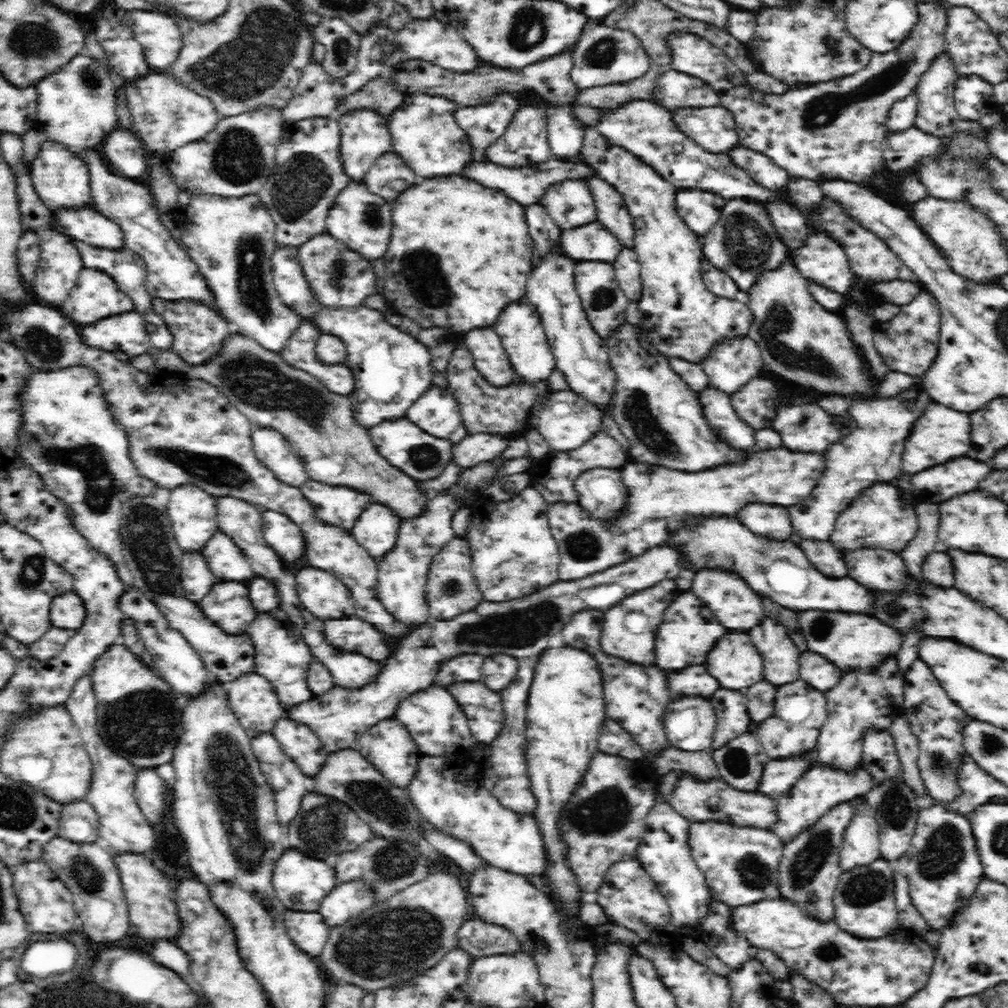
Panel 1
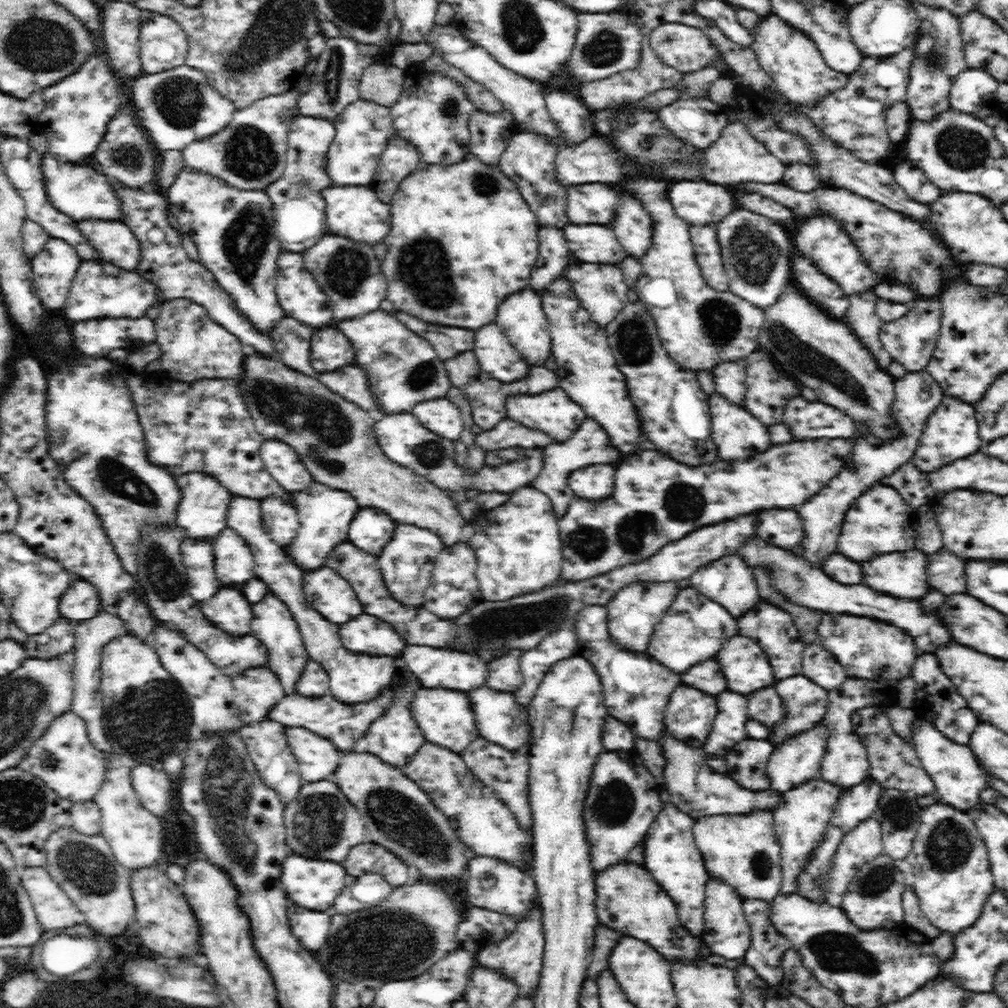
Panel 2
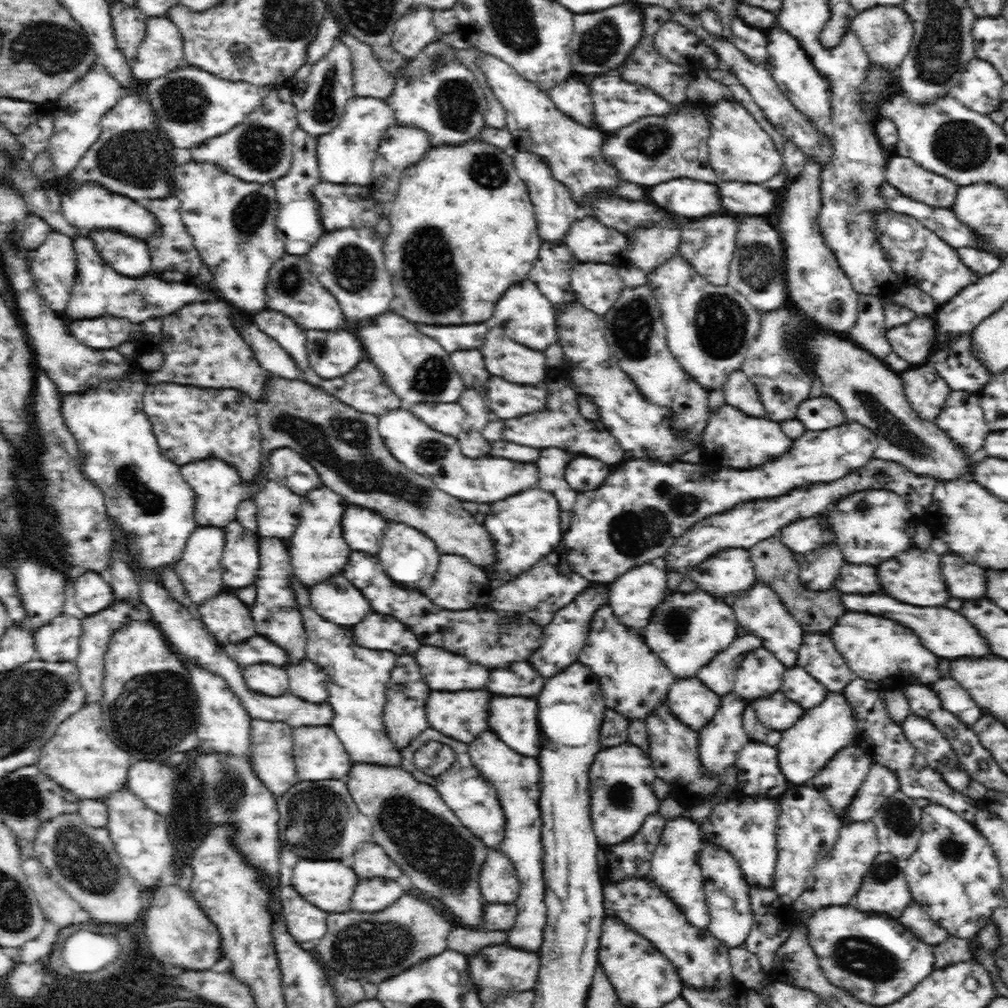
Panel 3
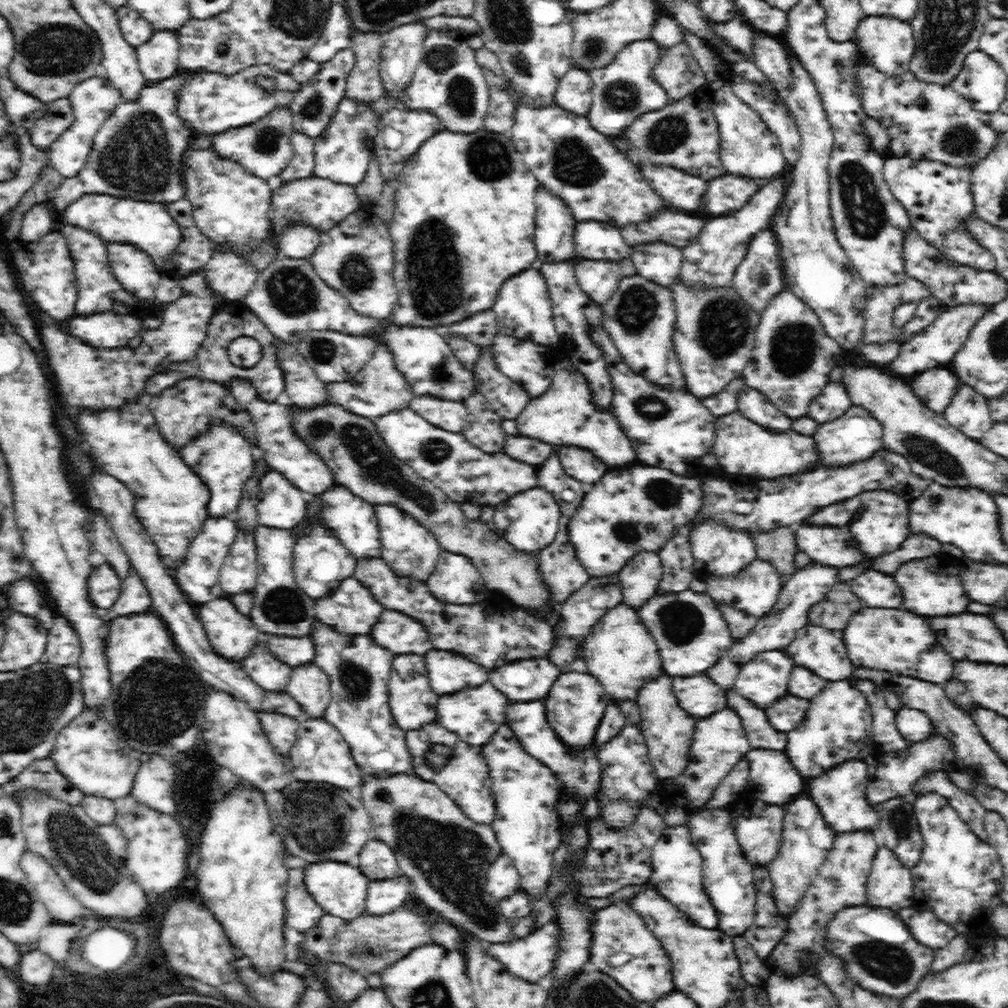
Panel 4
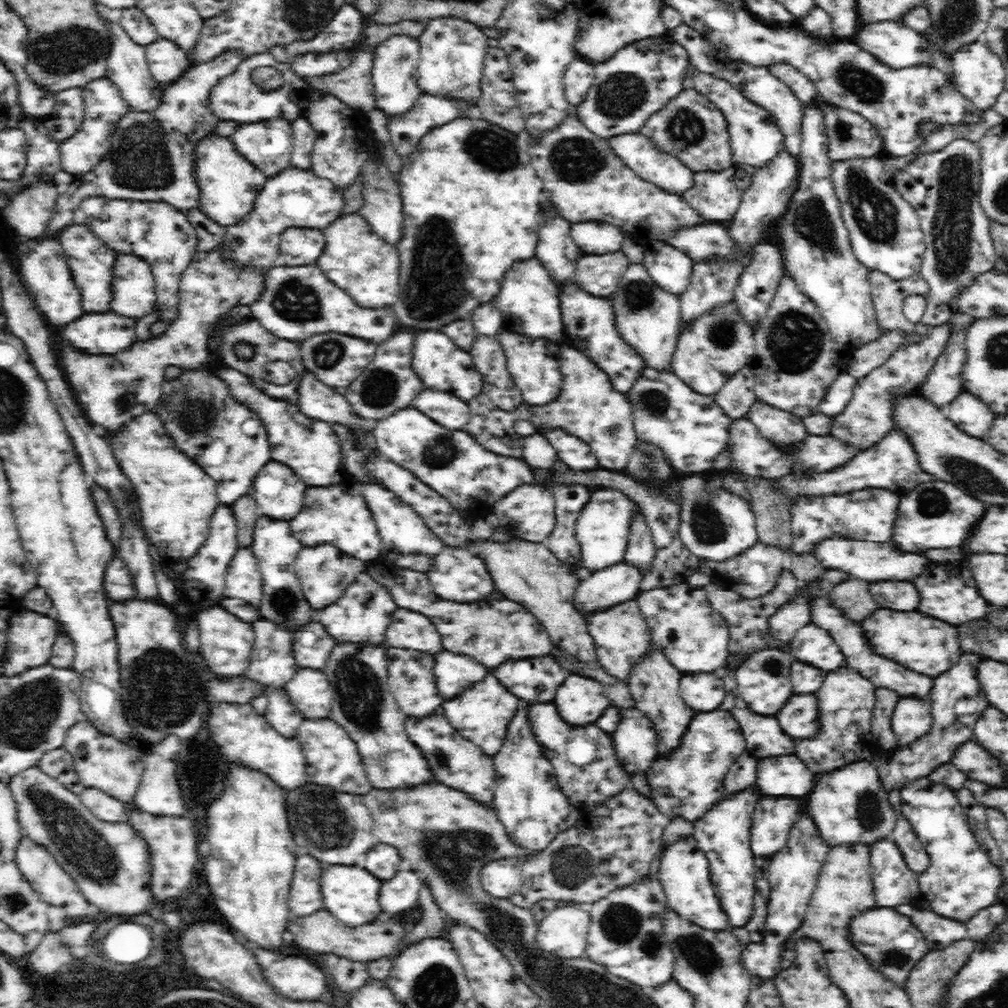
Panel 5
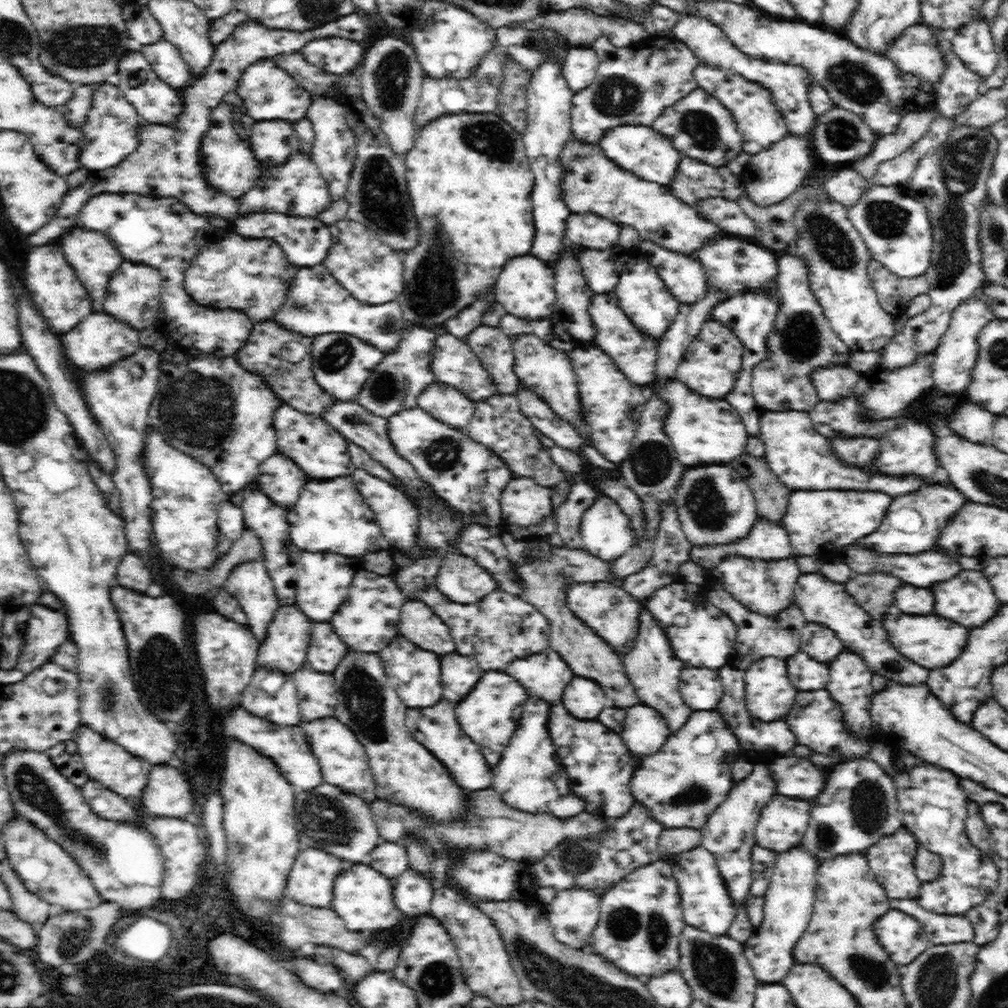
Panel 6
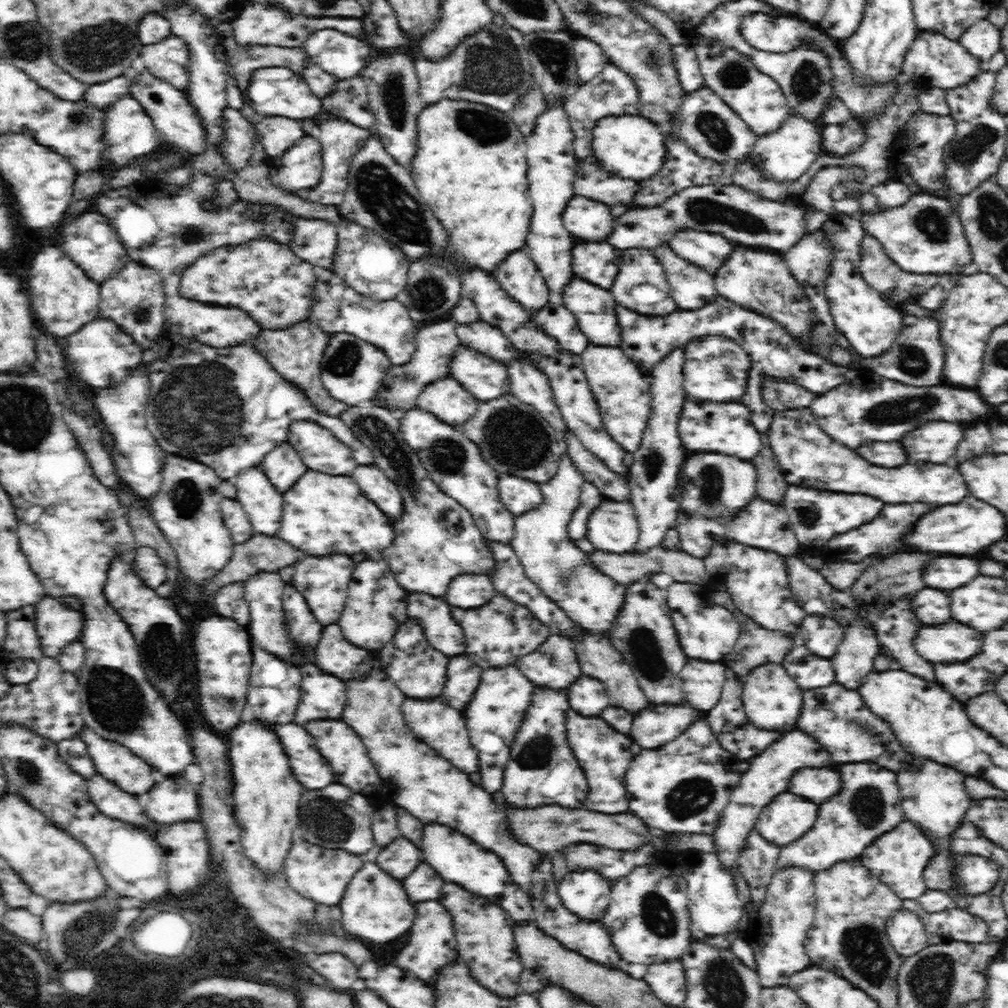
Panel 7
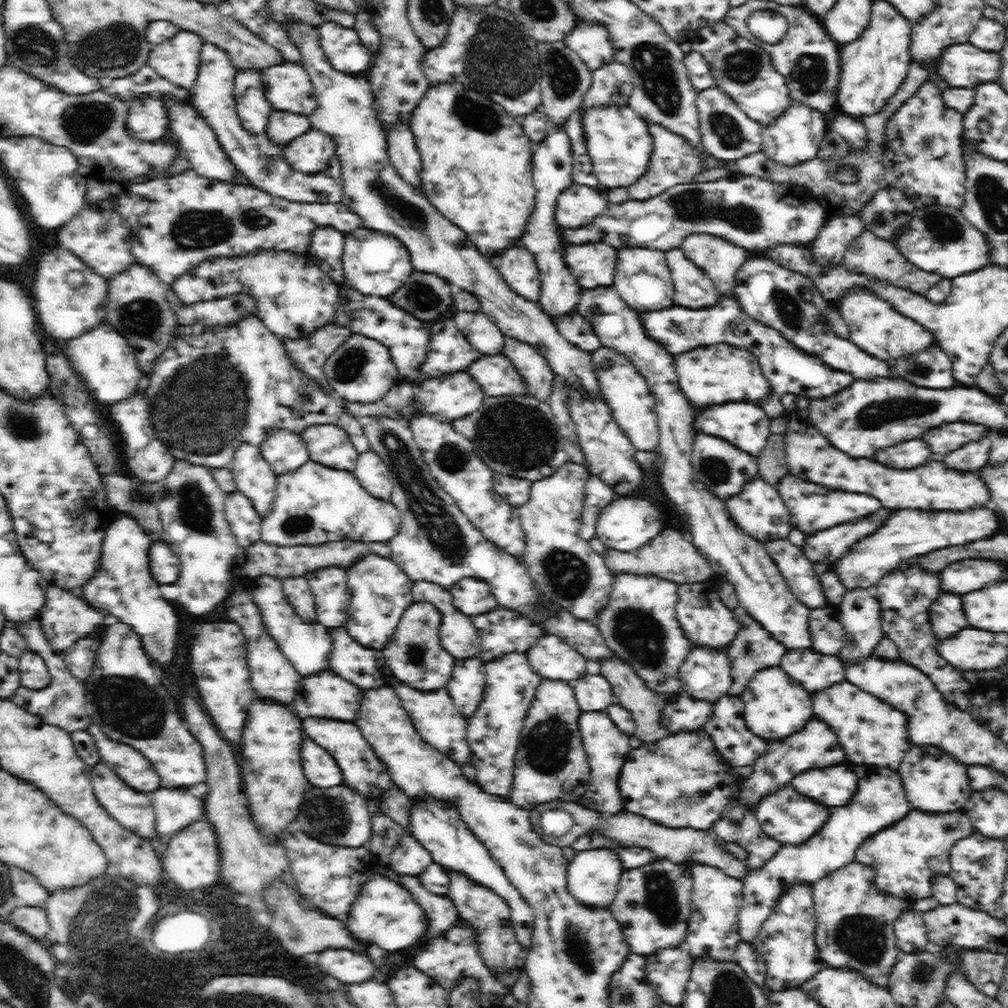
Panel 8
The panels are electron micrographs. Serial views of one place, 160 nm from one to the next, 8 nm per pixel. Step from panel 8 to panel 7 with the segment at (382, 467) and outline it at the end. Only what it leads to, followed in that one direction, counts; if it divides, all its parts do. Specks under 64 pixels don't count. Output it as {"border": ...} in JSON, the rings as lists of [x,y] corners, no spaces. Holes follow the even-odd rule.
{"border":[[[375,462],[358,465],[350,475],[359,484],[362,492],[392,519],[401,513],[402,499],[396,485]]]}

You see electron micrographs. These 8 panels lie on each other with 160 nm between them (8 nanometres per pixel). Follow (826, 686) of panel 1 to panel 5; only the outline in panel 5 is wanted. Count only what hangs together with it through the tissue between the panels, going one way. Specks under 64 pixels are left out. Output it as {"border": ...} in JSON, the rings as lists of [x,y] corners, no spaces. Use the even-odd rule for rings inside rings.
{"border":[[[810,622],[799,628],[790,642],[794,659],[828,672],[846,666],[845,656],[832,635]]]}

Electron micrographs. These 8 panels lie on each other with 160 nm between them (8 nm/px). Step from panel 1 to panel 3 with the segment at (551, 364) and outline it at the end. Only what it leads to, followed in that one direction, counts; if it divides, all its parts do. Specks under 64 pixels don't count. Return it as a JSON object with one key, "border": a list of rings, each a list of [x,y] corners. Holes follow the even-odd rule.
{"border":[[[529,279],[516,284],[504,292],[494,308],[494,316],[488,320],[488,326],[496,326],[504,330],[508,338],[528,348],[544,352],[548,346],[556,343],[557,329],[555,326],[554,305],[541,294],[537,285]]]}

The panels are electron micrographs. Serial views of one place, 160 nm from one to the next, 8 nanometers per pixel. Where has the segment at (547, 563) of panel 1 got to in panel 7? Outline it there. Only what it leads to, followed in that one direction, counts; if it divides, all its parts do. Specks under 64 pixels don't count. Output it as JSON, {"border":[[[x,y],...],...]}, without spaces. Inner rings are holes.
{"border":[[[501,475],[497,480],[500,500],[516,516],[536,508],[543,502],[539,485],[534,481],[512,475]]]}

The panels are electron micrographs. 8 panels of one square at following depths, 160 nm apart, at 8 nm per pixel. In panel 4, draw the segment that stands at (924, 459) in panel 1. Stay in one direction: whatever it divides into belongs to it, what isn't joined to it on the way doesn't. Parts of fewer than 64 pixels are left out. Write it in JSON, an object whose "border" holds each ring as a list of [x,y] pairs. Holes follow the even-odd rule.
{"border":[[[960,384],[953,400],[941,413],[950,425],[961,429],[970,439],[979,441],[990,430],[993,419],[989,415],[987,399],[966,384]]]}

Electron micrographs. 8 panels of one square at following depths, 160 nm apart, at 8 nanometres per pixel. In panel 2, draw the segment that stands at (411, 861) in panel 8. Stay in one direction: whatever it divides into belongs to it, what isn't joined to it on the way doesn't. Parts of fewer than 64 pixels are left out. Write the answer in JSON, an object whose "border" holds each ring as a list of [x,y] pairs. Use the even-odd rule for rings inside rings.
{"border":[[[360,844],[350,848],[344,862],[340,862],[347,876],[362,876],[375,873],[383,877],[392,888],[410,884],[415,878],[412,870],[408,870],[405,860],[390,852],[381,844]]]}

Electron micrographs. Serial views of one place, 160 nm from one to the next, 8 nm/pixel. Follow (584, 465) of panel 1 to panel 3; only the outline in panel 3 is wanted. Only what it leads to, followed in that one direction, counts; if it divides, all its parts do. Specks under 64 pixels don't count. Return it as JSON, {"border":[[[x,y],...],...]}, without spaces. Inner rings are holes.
{"border":[[[550,447],[548,450],[542,450],[542,456],[536,460],[538,474],[540,474],[538,486],[542,490],[550,490],[560,504],[560,528],[562,528],[563,533],[569,528],[572,508],[579,495],[578,492],[570,488],[564,477],[566,464],[572,459],[570,456],[576,456],[576,454]]]}

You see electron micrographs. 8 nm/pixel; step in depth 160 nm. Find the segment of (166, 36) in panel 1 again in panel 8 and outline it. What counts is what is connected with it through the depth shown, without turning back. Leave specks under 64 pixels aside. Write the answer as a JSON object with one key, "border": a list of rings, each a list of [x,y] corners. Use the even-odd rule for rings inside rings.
{"border":[[[181,29],[173,37],[153,45],[147,63],[158,75],[191,89],[198,78],[204,44],[205,40],[198,34]]]}

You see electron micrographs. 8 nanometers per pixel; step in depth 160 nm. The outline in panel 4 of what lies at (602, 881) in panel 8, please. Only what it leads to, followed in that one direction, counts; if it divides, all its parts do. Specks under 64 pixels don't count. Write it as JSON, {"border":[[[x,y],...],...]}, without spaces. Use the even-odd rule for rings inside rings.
{"border":[[[552,920],[524,938],[514,938],[509,943],[488,943],[485,946],[485,952],[492,953],[492,956],[504,965],[504,969],[515,977],[521,977],[522,980],[534,984],[544,983],[552,971],[552,966],[556,966],[554,964],[554,956],[556,956],[556,950],[558,950],[558,941],[556,941],[558,940],[558,937],[556,937],[558,936],[558,927],[556,926],[558,926],[558,923]]]}

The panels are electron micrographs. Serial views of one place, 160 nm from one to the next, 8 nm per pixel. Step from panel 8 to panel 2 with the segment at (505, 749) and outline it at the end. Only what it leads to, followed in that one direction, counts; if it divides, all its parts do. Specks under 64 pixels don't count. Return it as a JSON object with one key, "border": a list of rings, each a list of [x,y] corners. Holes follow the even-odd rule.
{"border":[[[422,686],[420,690],[422,692],[414,696],[412,713],[421,728],[422,735],[426,741],[430,740],[434,745],[440,745],[442,748],[461,754],[479,736],[476,732],[477,725],[474,724],[473,708],[470,708],[469,696],[464,692],[440,687],[430,690]]]}

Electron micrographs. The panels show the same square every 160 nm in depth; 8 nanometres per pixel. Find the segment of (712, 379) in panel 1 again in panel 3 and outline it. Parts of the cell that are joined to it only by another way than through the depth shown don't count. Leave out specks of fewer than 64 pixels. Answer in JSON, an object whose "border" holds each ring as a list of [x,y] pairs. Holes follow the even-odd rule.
{"border":[[[741,369],[730,372],[728,376],[729,378],[721,388],[726,404],[738,408],[748,416],[765,418],[766,411],[764,411],[764,405],[762,405],[754,383]]]}

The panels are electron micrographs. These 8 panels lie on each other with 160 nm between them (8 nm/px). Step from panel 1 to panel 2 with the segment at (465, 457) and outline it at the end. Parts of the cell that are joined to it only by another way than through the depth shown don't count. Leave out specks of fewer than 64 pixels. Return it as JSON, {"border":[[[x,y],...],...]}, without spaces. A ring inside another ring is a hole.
{"border":[[[510,417],[499,421],[492,430],[483,430],[474,436],[474,445],[486,452],[512,447],[544,448],[552,442],[554,440],[544,432],[530,430]]]}

